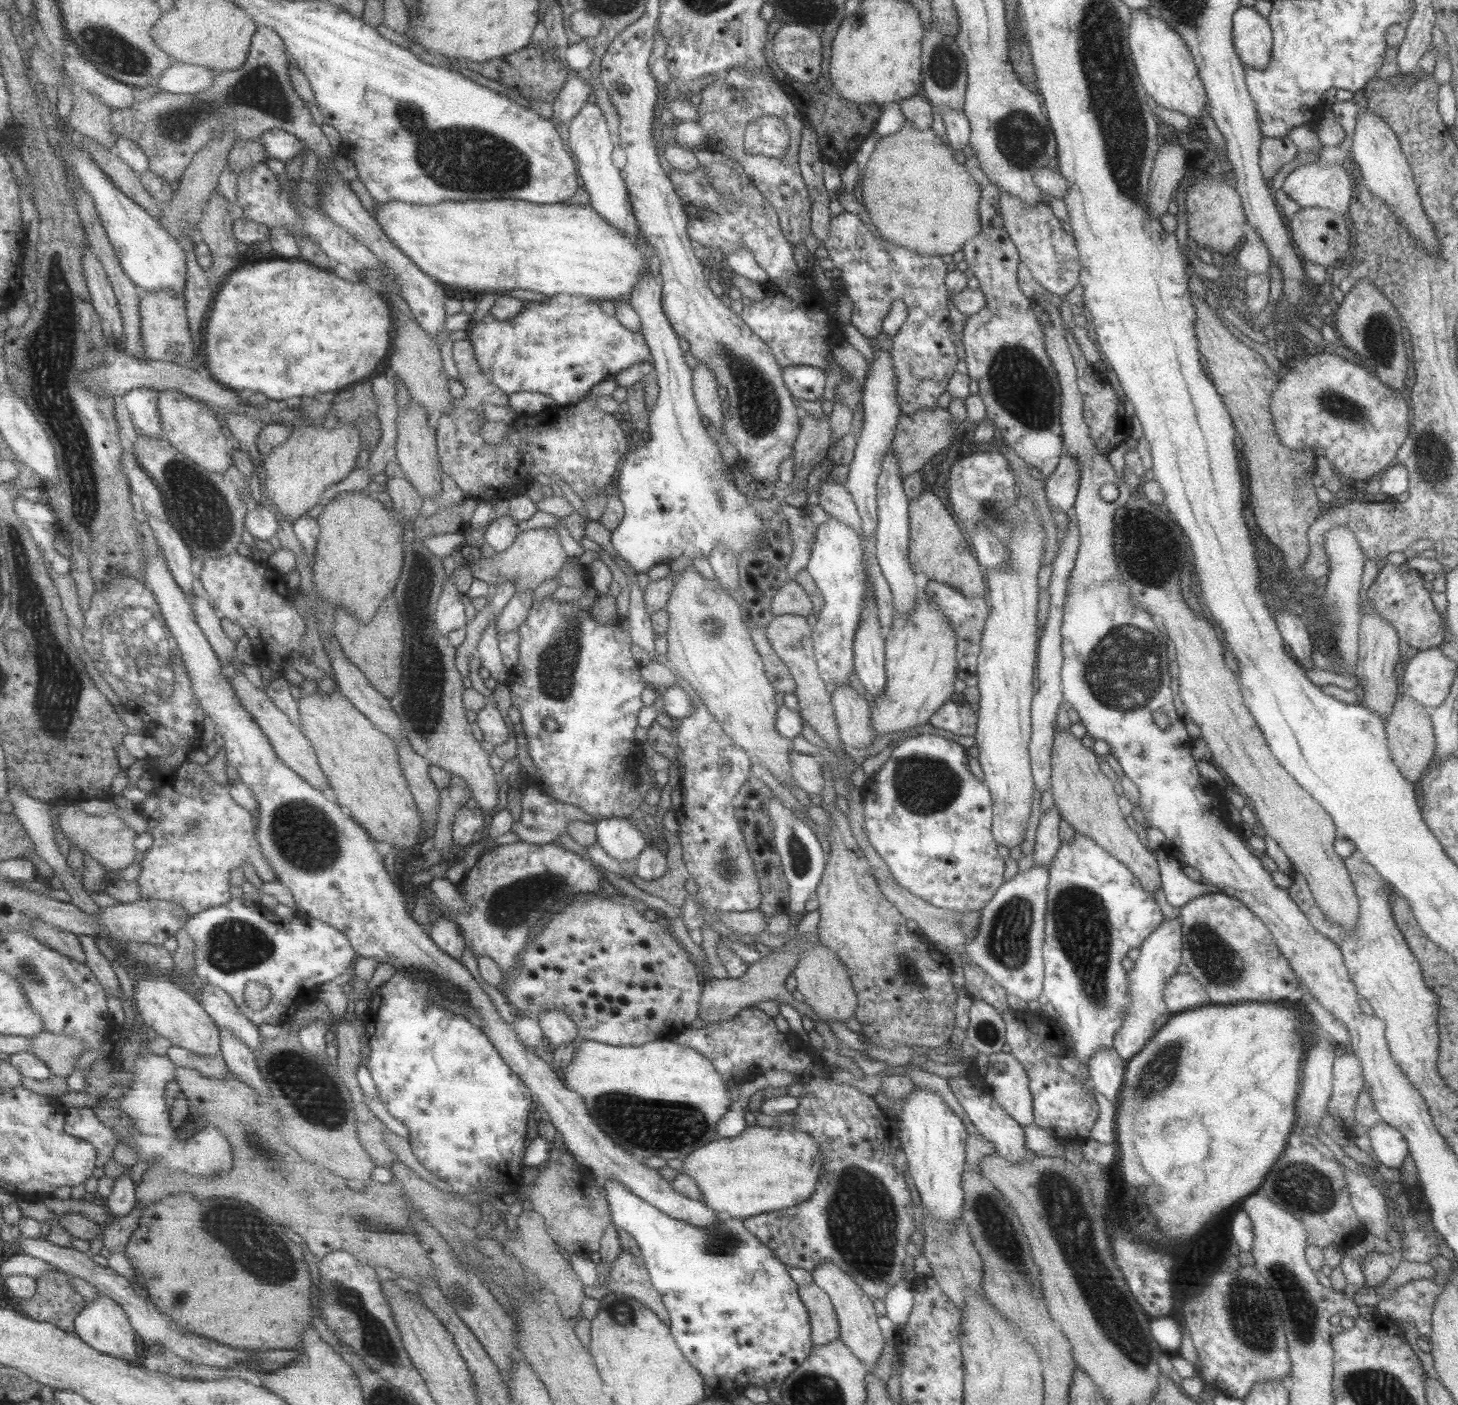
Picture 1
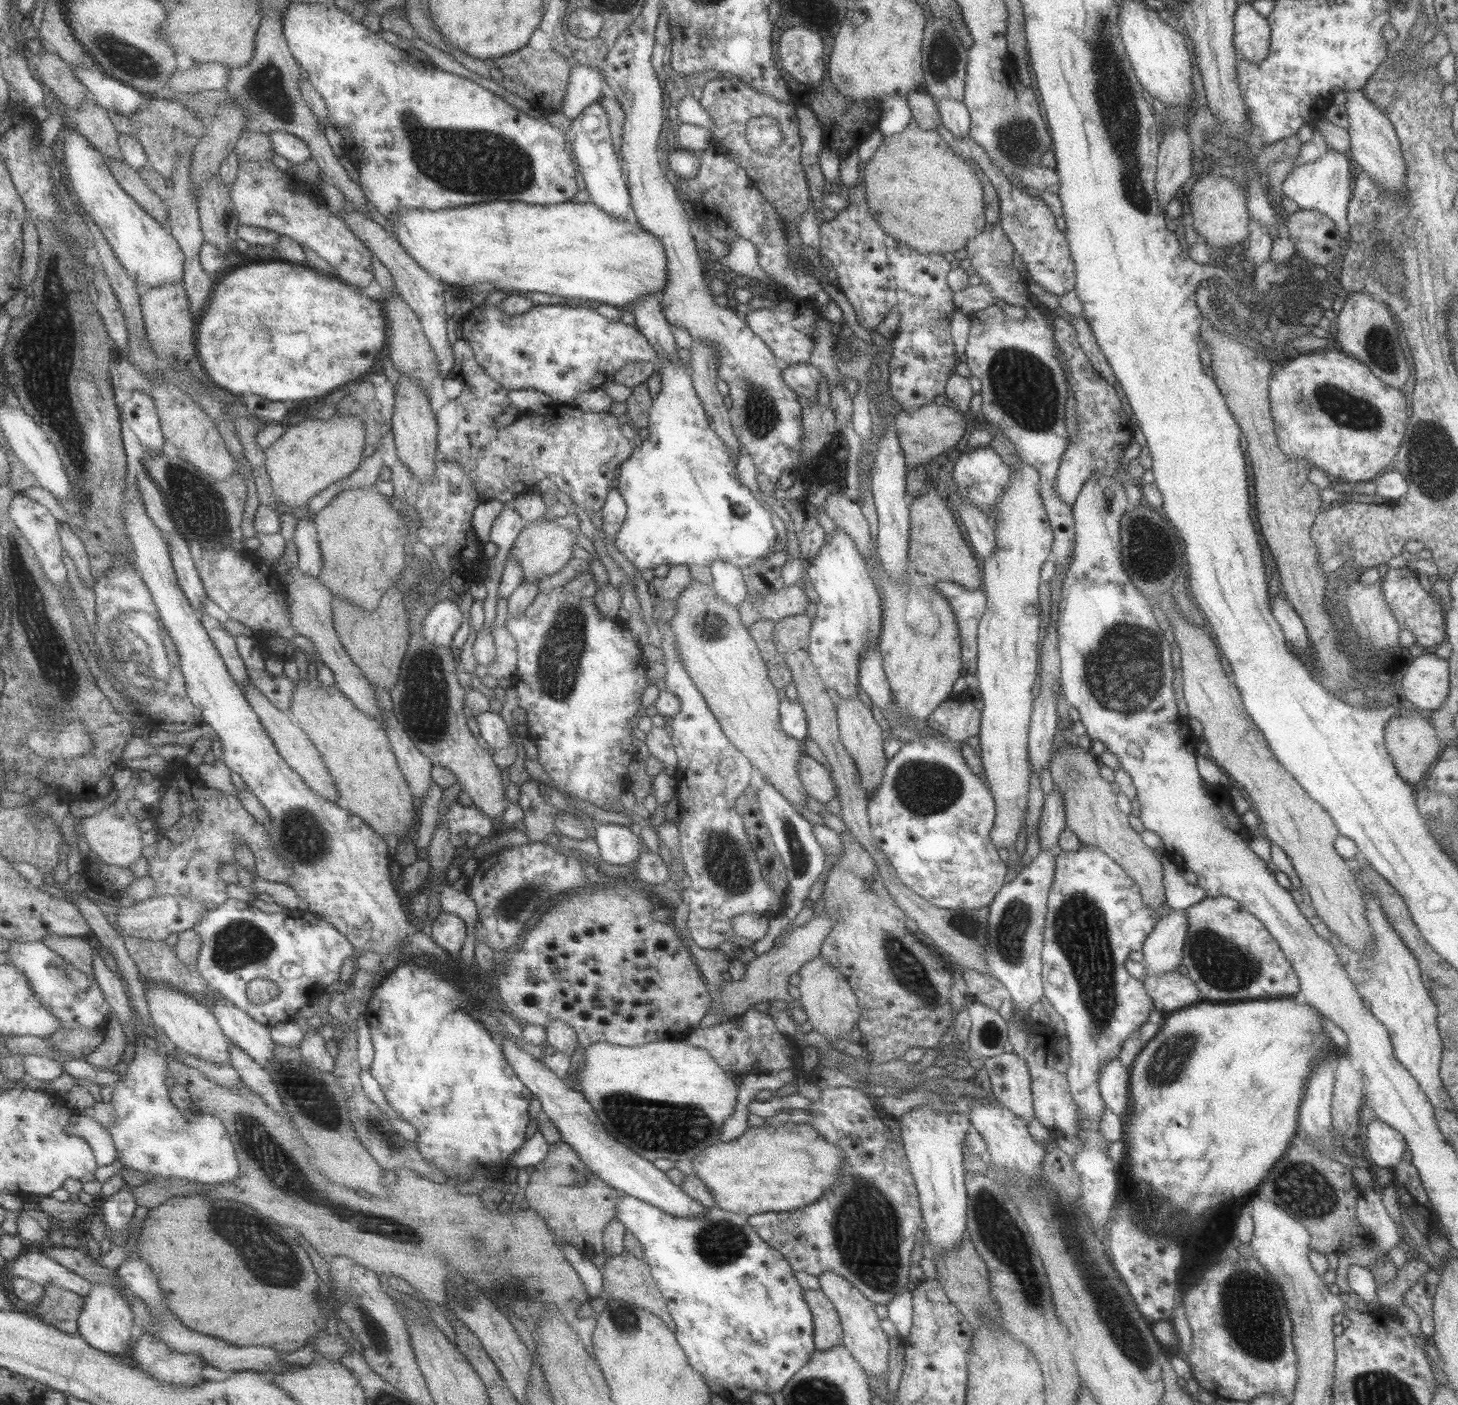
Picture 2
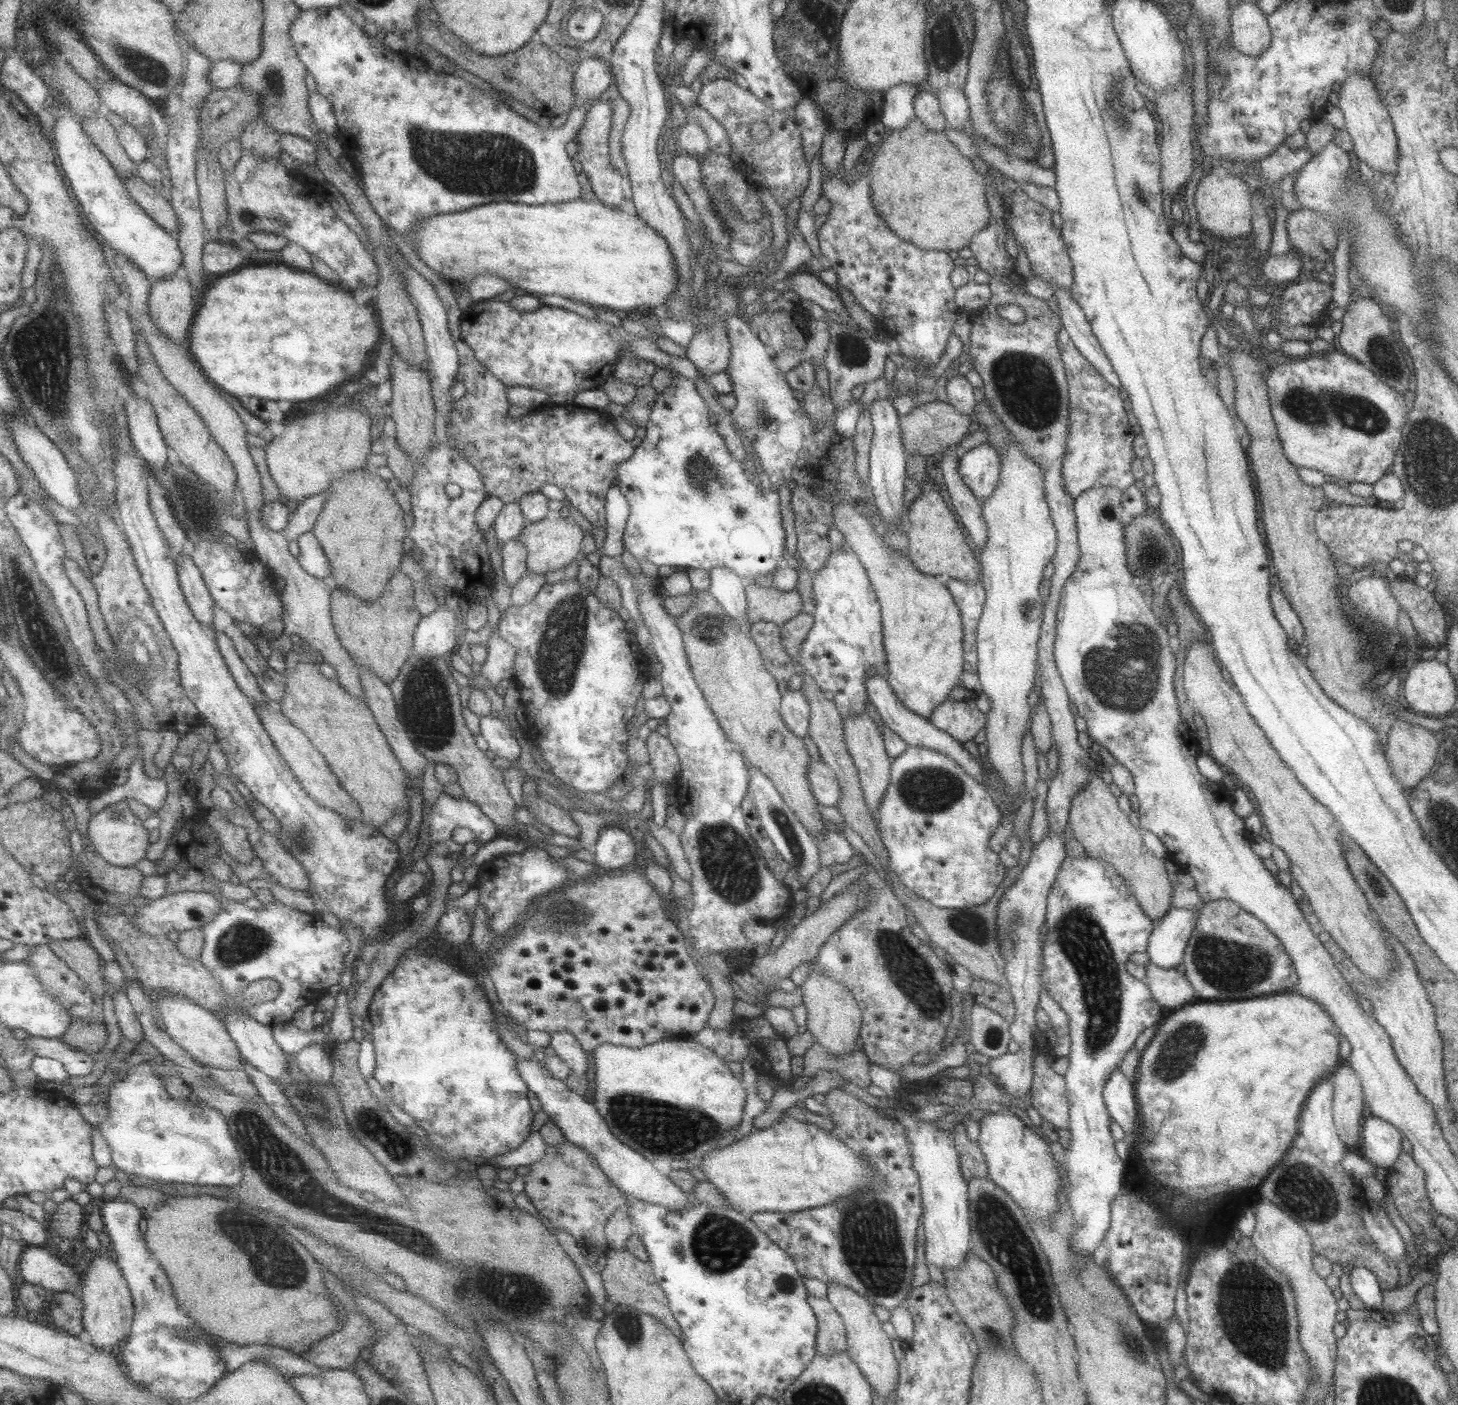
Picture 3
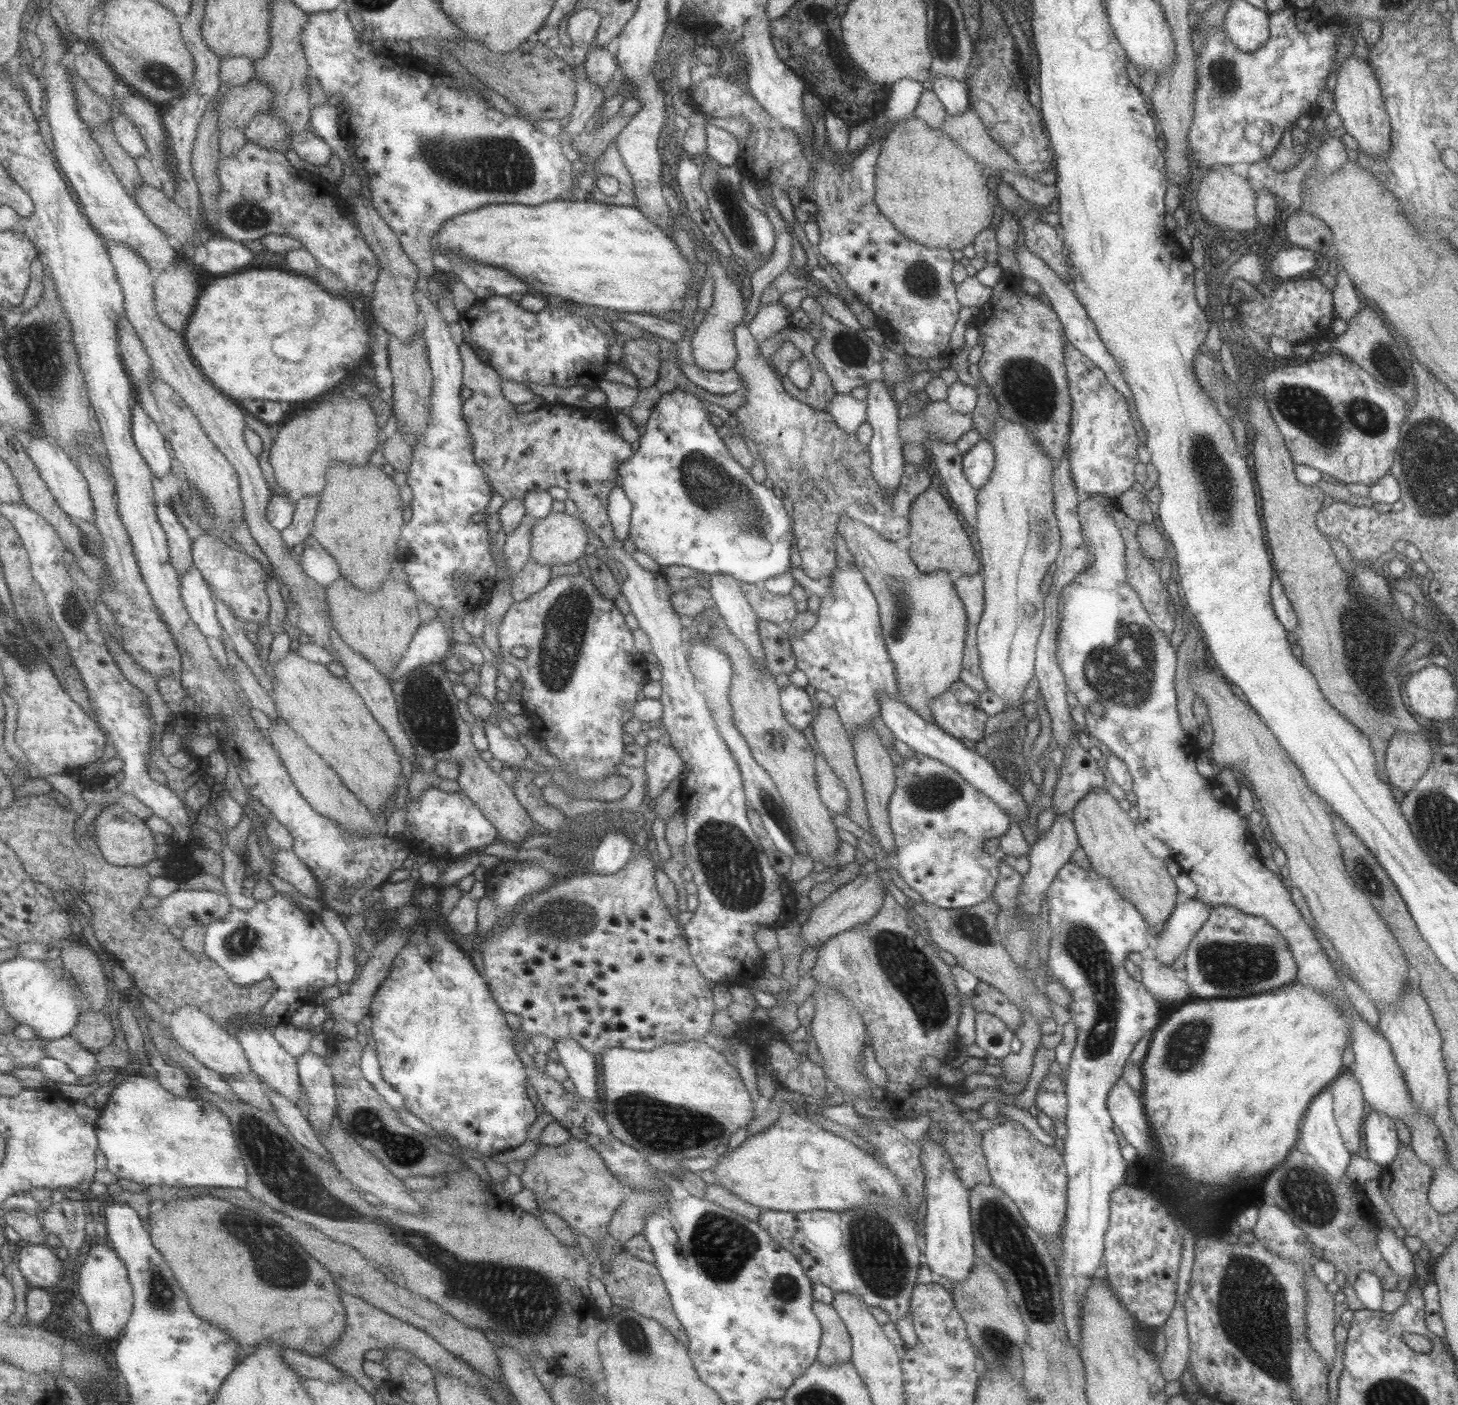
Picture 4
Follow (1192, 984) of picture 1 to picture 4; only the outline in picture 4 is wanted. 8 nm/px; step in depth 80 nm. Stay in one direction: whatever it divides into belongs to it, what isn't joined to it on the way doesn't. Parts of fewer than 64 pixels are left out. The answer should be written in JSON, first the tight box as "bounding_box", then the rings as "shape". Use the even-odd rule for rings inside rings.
{"bounding_box":[1138,958,1193,1006],"shape":[[[1153,958],[1142,959],[1138,965],[1140,982],[1161,1006],[1173,1006],[1177,1002],[1193,998],[1184,980],[1170,968]]]}

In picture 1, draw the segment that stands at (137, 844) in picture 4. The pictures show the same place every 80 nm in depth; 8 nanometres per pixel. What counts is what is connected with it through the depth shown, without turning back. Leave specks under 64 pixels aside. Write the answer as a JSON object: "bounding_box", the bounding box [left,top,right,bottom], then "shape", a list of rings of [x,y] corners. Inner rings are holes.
{"bounding_box":[58,805,139,870],"shape":[[[63,805],[58,812],[58,826],[71,844],[85,850],[108,870],[127,868],[133,864],[133,860],[137,856],[138,851],[133,842],[139,832],[133,830],[118,814],[111,813],[96,817],[77,805]]]}

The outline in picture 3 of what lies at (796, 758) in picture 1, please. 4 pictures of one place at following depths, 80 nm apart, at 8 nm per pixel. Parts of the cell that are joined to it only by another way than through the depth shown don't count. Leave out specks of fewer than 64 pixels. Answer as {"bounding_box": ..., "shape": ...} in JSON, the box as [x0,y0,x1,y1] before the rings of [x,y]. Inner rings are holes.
{"bounding_box":[805,761,840,806],"shape":[[[809,761],[805,776],[809,790],[818,804],[836,806],[840,786],[834,772],[823,761]]]}

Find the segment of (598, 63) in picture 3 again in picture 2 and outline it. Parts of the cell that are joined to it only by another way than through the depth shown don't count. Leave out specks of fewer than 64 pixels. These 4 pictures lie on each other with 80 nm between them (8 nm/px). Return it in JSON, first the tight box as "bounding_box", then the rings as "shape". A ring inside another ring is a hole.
{"bounding_box":[558,62,606,122],"shape":[[[584,62],[571,67],[566,88],[566,95],[558,107],[558,112],[571,122],[586,106],[596,102],[606,84],[601,70],[587,66]]]}

